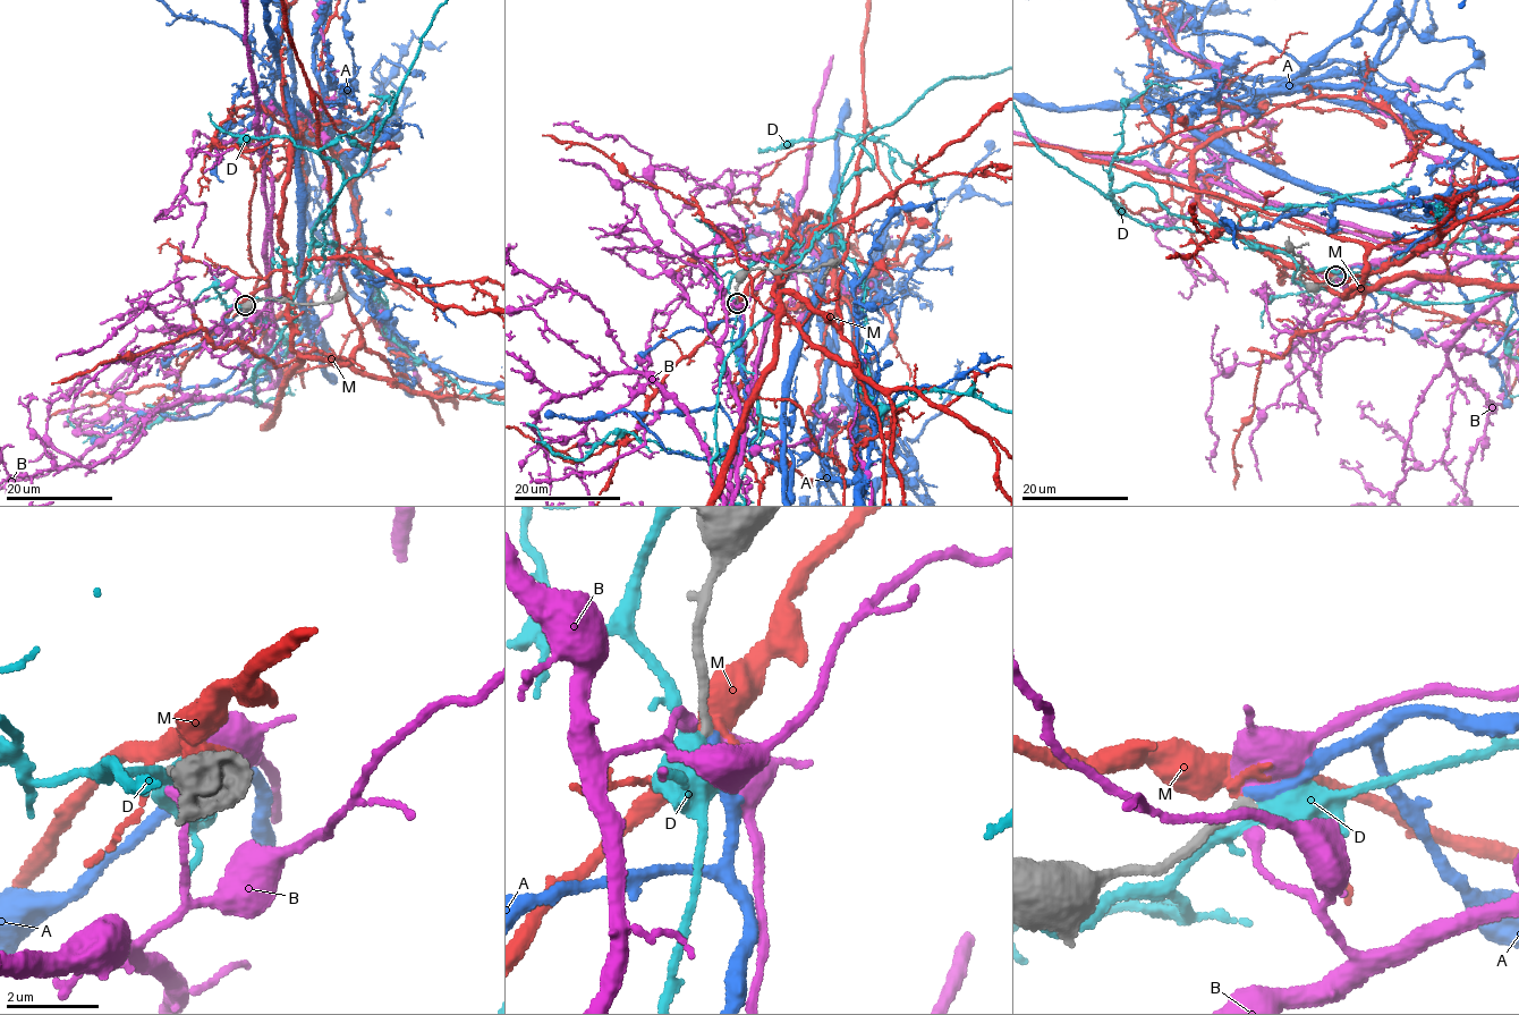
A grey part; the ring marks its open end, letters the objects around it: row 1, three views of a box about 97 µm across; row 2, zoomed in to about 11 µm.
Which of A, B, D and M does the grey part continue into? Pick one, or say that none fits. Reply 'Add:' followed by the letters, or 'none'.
Add: B

